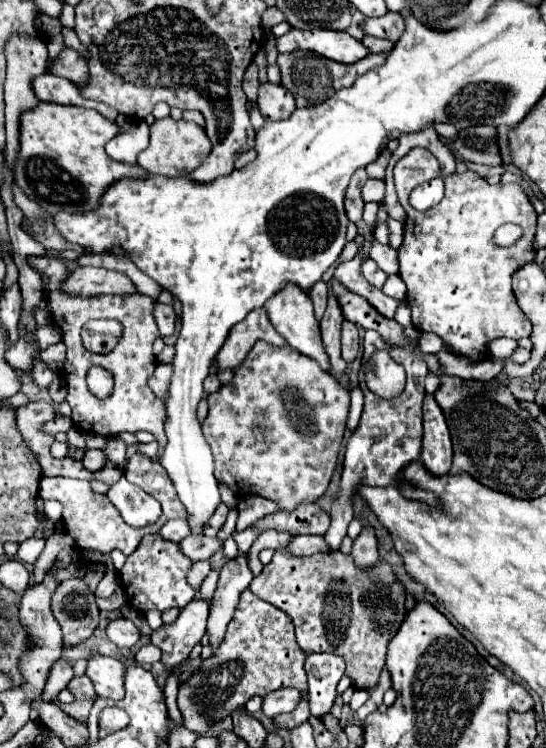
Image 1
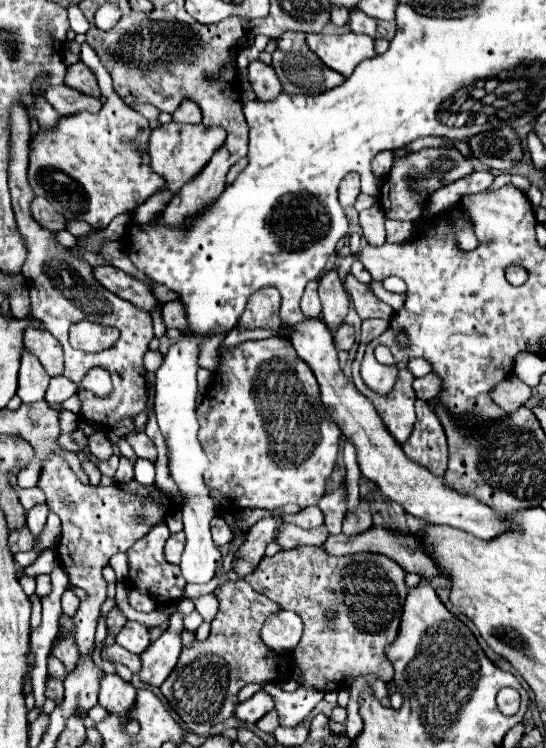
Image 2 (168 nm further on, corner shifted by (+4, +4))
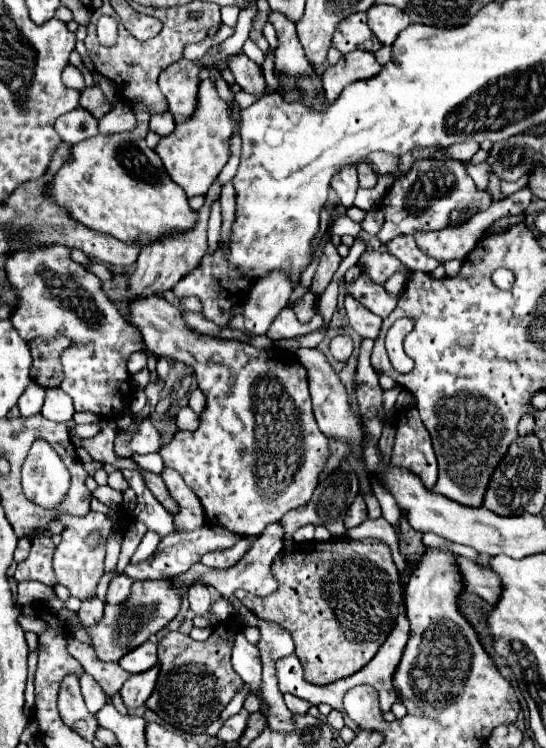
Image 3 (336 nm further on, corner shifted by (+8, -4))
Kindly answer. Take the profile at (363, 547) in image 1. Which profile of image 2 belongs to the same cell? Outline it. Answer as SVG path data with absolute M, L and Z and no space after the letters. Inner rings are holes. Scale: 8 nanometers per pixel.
M365 500L359 502L359 506L355 510L351 510L345 520L343 520L343 532L345 534L361 534L365 530L369 530L373 526L371 522L371 512L369 512L369 504Z

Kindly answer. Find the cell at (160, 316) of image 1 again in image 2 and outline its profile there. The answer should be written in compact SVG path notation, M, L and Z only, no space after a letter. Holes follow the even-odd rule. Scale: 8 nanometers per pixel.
M179 300L163 304L161 314L163 314L163 322L165 322L167 328L177 328L177 330L183 332L183 334L189 330L187 316L185 316L185 306L183 306Z

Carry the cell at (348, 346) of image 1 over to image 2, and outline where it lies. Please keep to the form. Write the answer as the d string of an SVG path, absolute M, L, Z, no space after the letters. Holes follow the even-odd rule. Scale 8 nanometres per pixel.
M341 324L335 332L335 346L339 350L351 350L355 344L355 330L351 324Z

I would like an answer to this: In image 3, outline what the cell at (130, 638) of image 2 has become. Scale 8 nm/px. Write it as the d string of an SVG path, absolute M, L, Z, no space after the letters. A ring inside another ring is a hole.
M147 640L141 646L129 650L125 656L121 656L119 664L121 664L121 668L125 668L131 674L145 672L157 664L157 646Z

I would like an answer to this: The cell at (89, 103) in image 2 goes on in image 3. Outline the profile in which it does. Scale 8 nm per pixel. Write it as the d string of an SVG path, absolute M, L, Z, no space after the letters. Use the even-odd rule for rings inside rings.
M77 106L55 120L55 130L61 136L61 140L67 144L81 142L97 134L97 118L91 116L85 108Z

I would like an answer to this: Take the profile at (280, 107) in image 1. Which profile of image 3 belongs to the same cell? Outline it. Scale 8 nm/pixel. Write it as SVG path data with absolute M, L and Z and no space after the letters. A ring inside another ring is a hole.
M245 54L233 56L227 66L229 66L229 70L233 72L235 82L237 82L245 92L249 92L249 94L253 94L253 96L263 96L263 94L269 92L269 86L267 86L265 78L263 78L261 68L259 68L253 60L249 60Z

